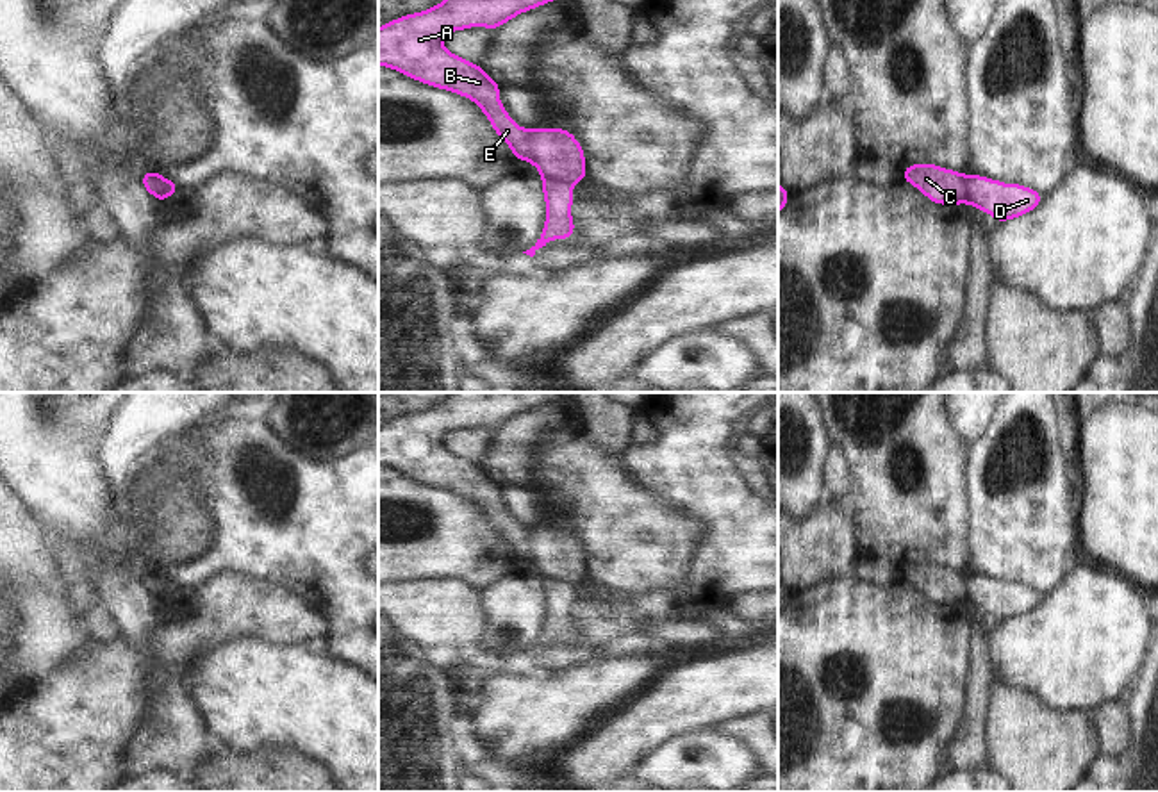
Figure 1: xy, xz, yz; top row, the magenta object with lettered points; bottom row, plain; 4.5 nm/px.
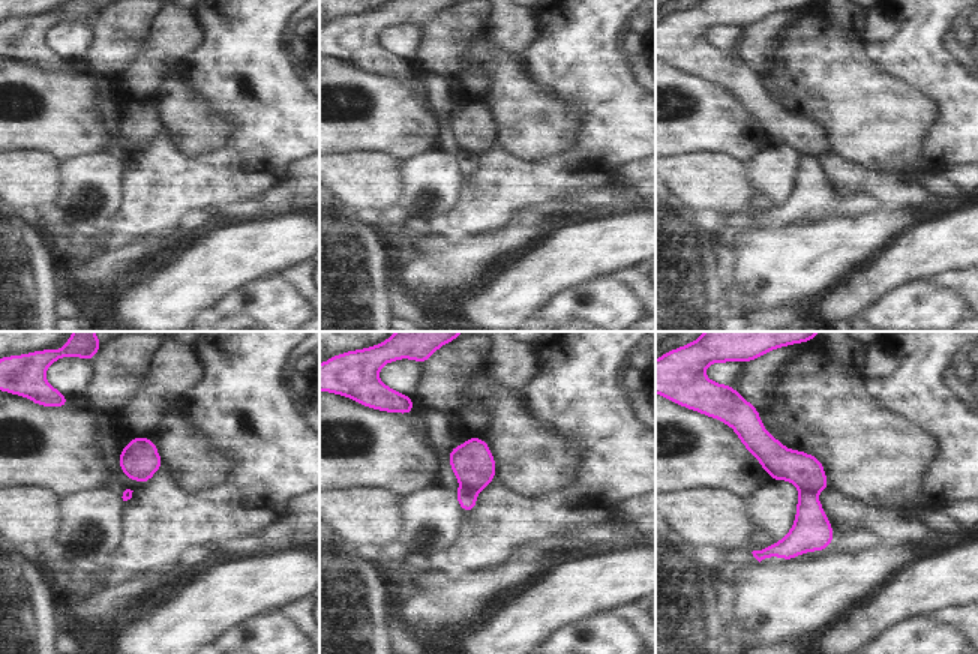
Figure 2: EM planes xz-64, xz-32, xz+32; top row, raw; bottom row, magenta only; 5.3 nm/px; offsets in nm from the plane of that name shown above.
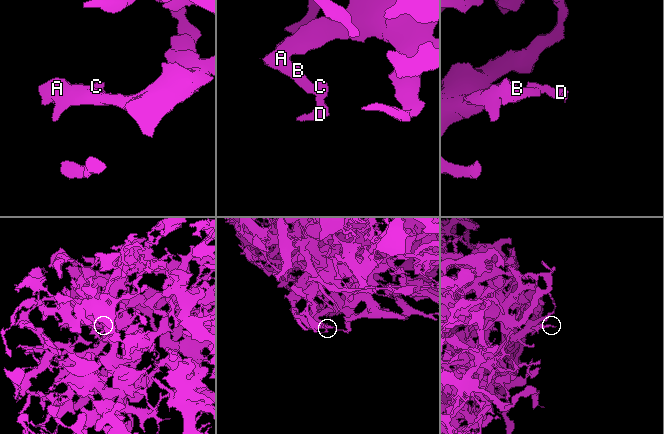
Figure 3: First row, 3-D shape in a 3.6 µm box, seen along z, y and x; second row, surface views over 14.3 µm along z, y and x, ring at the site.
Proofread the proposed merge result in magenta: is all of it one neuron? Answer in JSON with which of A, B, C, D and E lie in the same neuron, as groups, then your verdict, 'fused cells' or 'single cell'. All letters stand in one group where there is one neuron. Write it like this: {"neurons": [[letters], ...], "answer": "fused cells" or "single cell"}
{"neurons": [["A", "B", "C", "E"], ["D"]], "answer": "fused cells"}

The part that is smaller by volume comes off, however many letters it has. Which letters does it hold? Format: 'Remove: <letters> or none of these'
Remove: D

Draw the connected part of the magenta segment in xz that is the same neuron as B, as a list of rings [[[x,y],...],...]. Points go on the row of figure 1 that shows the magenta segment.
[[[444,0],[426,11],[400,16],[378,29],[378,66],[473,100],[517,162],[530,161],[544,180],[575,186],[587,177],[585,155],[576,137],[566,128],[526,130],[516,125],[498,98],[501,86],[482,66],[443,46],[443,37],[453,30],[496,30],[514,16],[548,2],[553,0]]]

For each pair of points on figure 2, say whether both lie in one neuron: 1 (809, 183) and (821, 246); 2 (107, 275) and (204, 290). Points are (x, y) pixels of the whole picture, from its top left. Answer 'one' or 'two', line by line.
1: two
2: two

